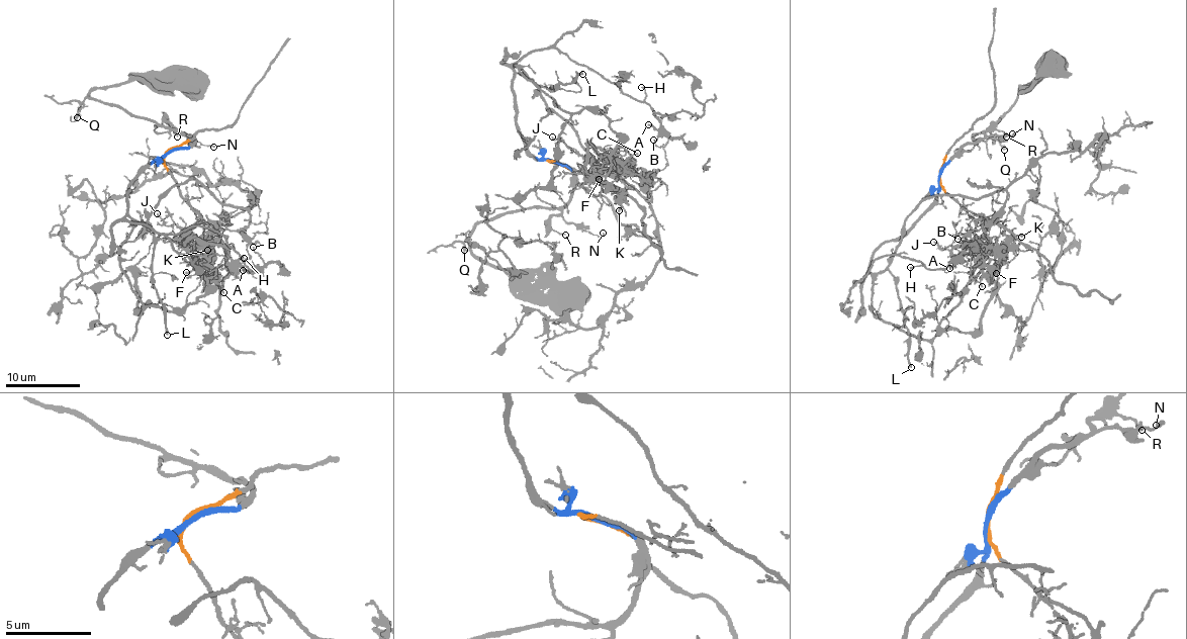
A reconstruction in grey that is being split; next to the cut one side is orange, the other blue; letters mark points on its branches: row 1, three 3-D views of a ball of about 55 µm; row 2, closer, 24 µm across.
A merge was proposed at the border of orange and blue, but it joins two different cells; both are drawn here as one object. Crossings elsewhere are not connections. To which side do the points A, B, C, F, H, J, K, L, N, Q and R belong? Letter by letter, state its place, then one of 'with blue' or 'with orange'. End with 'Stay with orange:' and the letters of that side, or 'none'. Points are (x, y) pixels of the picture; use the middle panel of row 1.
A: (648, 124) | with blue
B: (653, 140) | with blue
C: (637, 153) | with orange
F: (599, 179) | with orange
H: (641, 87) | with blue
J: (552, 137) | with orange
K: (619, 210) | with orange
L: (582, 74) | with blue
N: (603, 233) | with blue
Q: (464, 250) | with blue
R: (565, 235) | with blue
Stay with orange: C, F, J, K

